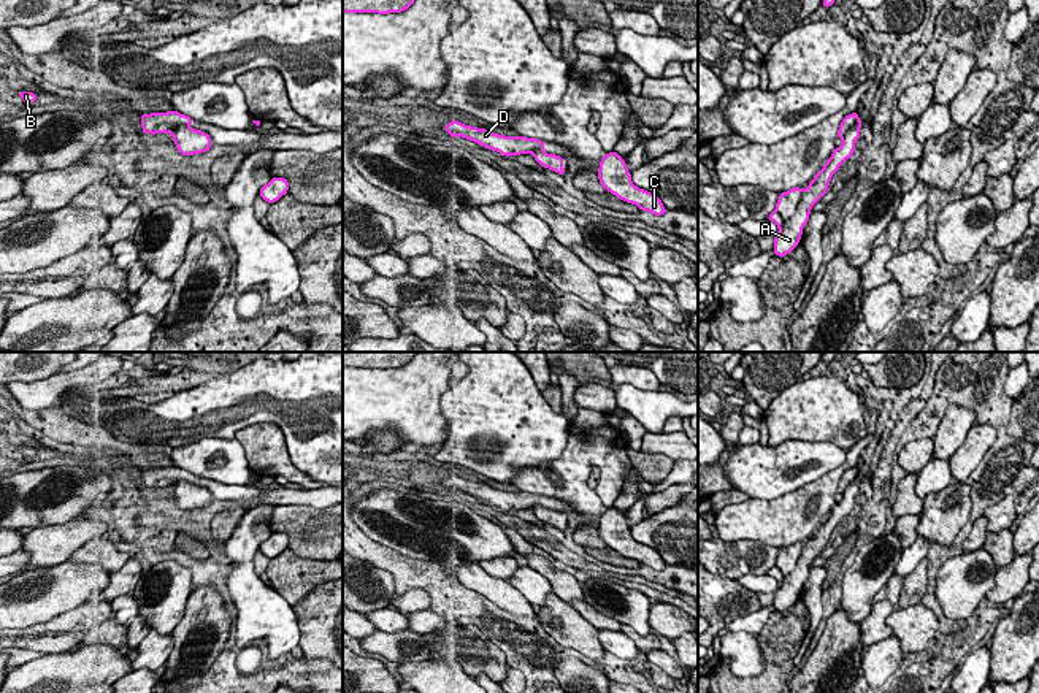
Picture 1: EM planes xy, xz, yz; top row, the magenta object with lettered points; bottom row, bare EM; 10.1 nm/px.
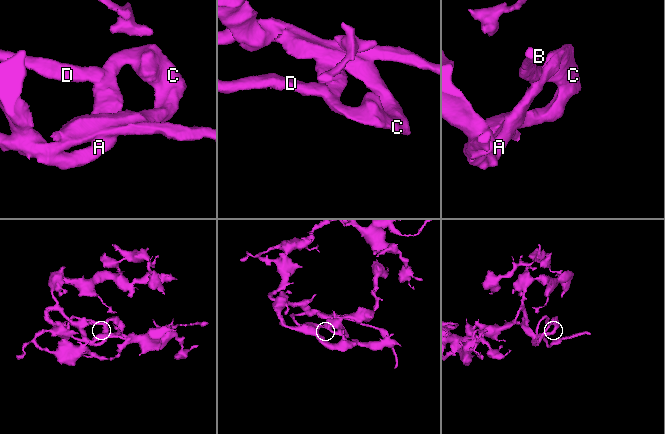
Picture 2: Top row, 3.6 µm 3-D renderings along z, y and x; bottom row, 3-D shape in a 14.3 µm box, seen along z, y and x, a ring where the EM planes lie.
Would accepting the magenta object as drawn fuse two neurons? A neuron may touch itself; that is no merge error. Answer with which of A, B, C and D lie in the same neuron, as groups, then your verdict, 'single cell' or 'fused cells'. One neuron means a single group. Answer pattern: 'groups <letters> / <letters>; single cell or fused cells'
groups A C / B D; fused cells

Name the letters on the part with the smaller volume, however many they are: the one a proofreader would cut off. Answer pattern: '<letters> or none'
B, D

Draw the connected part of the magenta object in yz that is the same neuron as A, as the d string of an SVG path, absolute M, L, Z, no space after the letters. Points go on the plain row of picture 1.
M861 476L852 481L836 503L823 523L807 539L807 544L793 542L779 549L776 566L784 576L779 588L774 592L774 611L784 612L799 599L803 584L809 576L812 561L828 547L830 536L839 522L852 512L855 496L860 495Z

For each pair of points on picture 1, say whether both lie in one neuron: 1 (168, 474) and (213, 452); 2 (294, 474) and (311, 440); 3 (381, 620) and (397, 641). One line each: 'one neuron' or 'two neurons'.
1: two neurons
2: two neurons
3: two neurons

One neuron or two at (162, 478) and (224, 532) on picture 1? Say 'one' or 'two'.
two

